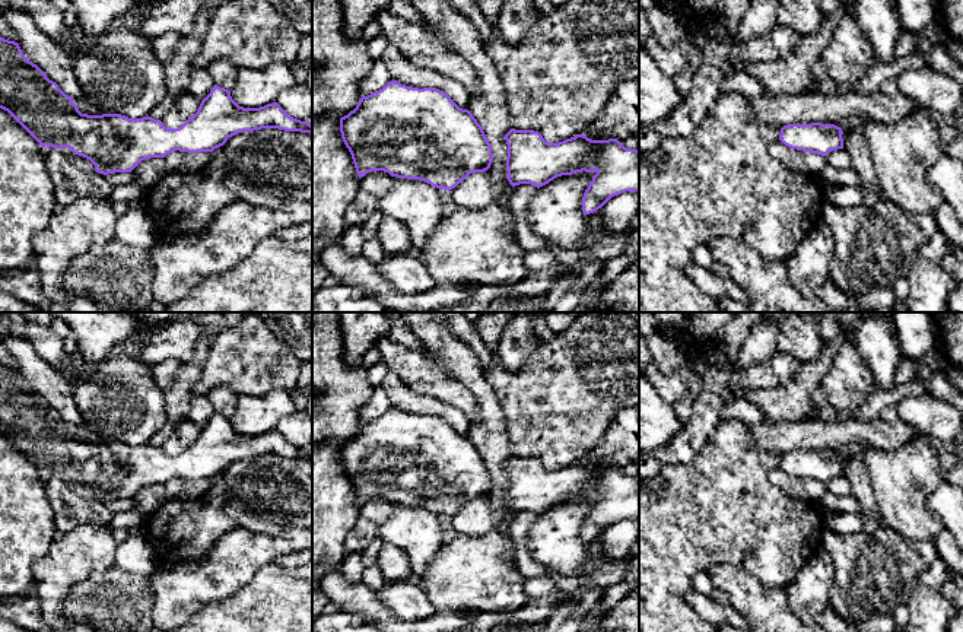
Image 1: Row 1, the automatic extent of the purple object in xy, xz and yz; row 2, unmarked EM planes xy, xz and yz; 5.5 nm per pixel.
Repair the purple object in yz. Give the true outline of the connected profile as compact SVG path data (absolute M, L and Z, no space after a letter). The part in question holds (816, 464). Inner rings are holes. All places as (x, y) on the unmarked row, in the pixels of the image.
M788 451L781 455L779 467L791 476L826 483L843 476L842 461L842 455L835 451Z

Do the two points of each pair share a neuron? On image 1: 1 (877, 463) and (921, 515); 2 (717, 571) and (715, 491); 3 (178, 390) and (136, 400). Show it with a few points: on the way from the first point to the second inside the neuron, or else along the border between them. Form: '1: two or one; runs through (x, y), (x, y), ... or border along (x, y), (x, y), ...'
1: one; runs through (890, 476), (902, 488), (902, 496), (908, 502)
2: two; border along (705, 569), (715, 564), (733, 564), (749, 574)
3: two; border along (164, 391), (168, 419)

